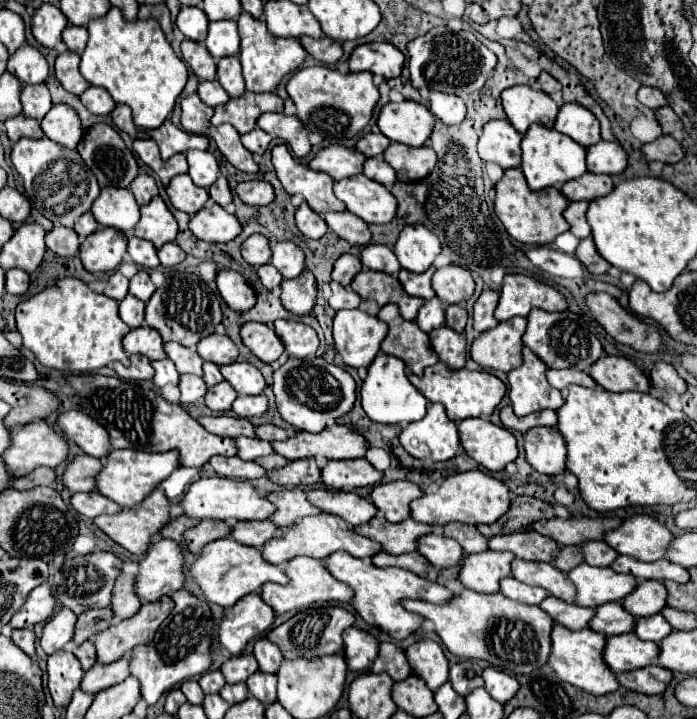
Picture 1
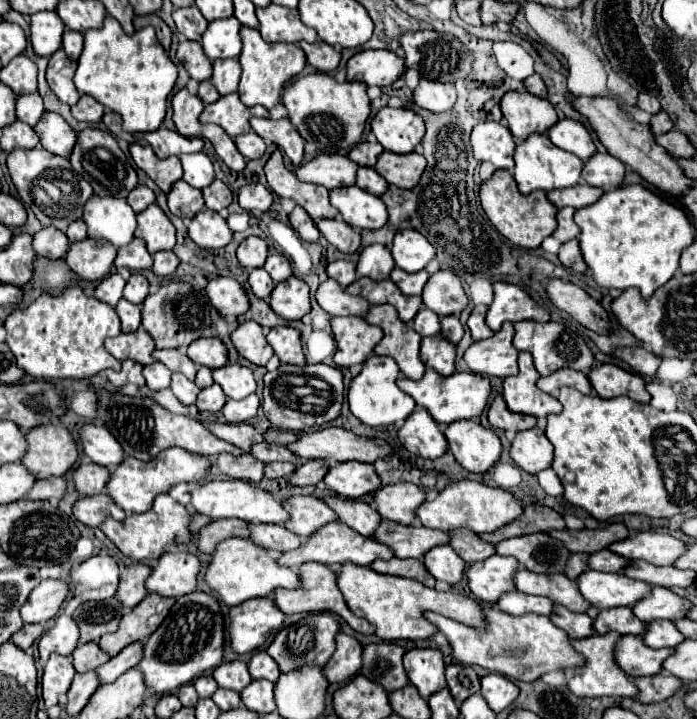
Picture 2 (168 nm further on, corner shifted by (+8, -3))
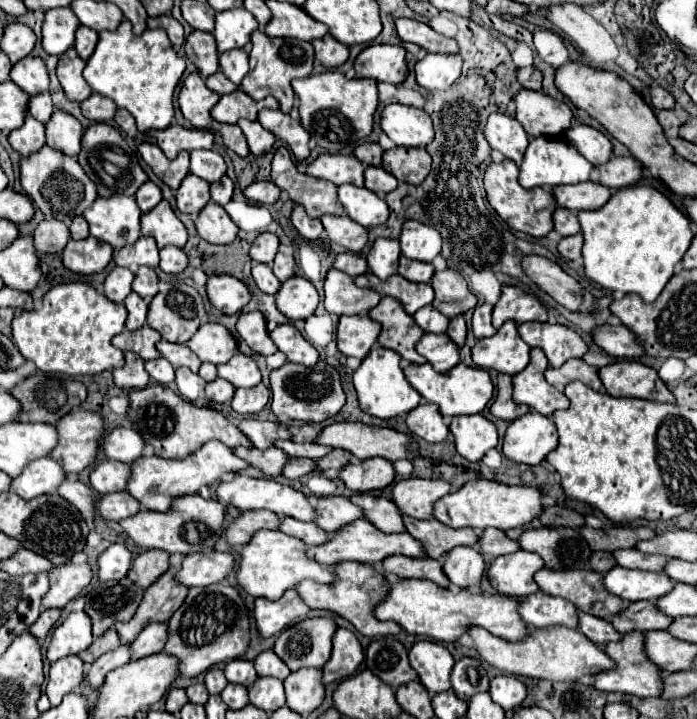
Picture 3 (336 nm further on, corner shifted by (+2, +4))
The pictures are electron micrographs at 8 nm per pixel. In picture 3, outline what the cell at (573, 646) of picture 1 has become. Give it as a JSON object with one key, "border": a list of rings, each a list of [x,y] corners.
{"border":[[[633,631],[621,637],[621,641],[611,641],[605,645],[605,653],[615,661],[613,669],[595,675],[595,687],[599,691],[621,691],[637,697],[659,697],[661,695],[661,671],[647,661],[643,653],[643,633]]]}

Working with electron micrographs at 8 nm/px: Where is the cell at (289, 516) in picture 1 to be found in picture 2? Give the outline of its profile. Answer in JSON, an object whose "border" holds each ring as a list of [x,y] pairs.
{"border":[[[313,496],[289,498],[285,502],[285,508],[289,510],[291,516],[291,520],[285,526],[303,538],[309,538],[321,526],[337,520],[337,514],[323,500]]]}

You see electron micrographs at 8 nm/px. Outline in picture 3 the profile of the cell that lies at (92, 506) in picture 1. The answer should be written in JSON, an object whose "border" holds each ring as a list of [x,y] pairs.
{"border":[[[127,491],[101,495],[97,501],[97,511],[107,521],[119,521],[123,517],[135,515],[139,509],[141,509],[141,505]]]}

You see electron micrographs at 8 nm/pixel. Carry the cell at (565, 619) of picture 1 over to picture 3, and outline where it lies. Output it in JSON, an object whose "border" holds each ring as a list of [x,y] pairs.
{"border":[[[577,609],[577,617],[579,617],[579,631],[591,639],[595,645],[605,645],[609,641],[619,641],[621,633],[613,629],[613,625],[605,619],[599,619],[595,615],[583,613]]]}

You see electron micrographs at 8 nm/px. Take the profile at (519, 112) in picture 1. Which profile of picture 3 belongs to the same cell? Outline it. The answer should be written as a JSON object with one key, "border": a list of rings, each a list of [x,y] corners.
{"border":[[[521,89],[513,101],[517,105],[515,119],[529,137],[557,137],[567,131],[573,121],[569,105],[549,99],[541,91]]]}

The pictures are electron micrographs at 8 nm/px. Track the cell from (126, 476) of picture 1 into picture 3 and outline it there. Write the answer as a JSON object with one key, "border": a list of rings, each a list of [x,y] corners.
{"border":[[[207,441],[203,447],[199,447],[197,451],[193,451],[183,459],[163,459],[157,455],[151,457],[143,455],[139,461],[133,461],[131,479],[127,481],[127,491],[131,497],[135,497],[141,503],[141,507],[151,511],[167,511],[175,497],[197,493],[201,487],[215,483],[219,475],[243,471],[247,465],[249,463],[235,457],[227,445],[219,441]]]}

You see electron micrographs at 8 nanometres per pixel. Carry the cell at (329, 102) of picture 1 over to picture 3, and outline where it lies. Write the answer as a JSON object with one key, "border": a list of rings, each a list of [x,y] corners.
{"border":[[[325,71],[295,79],[293,91],[299,97],[301,125],[329,153],[337,153],[349,145],[357,145],[371,133],[373,113],[377,109],[377,83],[373,79],[347,79],[339,71]]]}

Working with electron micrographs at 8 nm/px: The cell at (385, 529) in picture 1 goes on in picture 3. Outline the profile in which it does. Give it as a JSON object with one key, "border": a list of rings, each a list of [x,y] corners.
{"border":[[[403,517],[405,529],[411,537],[423,543],[423,549],[427,557],[439,559],[447,551],[451,551],[457,545],[475,545],[477,543],[477,533],[473,529],[451,529],[437,519],[429,521],[419,521],[413,517]]]}

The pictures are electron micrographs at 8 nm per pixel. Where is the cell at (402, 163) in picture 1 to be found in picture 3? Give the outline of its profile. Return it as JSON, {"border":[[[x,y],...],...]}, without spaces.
{"border":[[[393,147],[383,153],[381,167],[395,175],[399,181],[419,185],[431,171],[431,155],[425,149]]]}

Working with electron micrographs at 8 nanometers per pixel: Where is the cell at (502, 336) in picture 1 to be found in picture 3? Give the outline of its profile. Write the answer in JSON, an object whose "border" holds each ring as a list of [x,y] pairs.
{"border":[[[507,321],[487,339],[479,339],[473,347],[473,363],[481,369],[495,369],[499,373],[517,375],[529,363],[531,347],[519,337],[517,323]]]}

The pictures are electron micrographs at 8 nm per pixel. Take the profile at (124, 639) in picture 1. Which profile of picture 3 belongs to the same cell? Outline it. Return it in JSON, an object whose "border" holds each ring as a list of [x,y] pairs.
{"border":[[[171,555],[171,567],[167,573],[163,573],[143,595],[143,601],[133,615],[131,621],[127,623],[117,623],[115,629],[121,637],[123,643],[131,643],[137,633],[147,627],[149,623],[167,623],[167,619],[181,607],[187,589],[179,583],[173,581],[173,575],[179,571],[179,561],[183,555]]]}

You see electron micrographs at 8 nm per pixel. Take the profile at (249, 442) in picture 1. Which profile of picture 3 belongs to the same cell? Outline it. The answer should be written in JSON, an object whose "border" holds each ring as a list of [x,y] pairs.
{"border":[[[277,439],[273,443],[275,447],[283,449],[289,457],[309,457],[309,459],[321,459],[331,451],[331,447],[323,447],[317,443],[293,443],[293,441],[281,441]]]}

